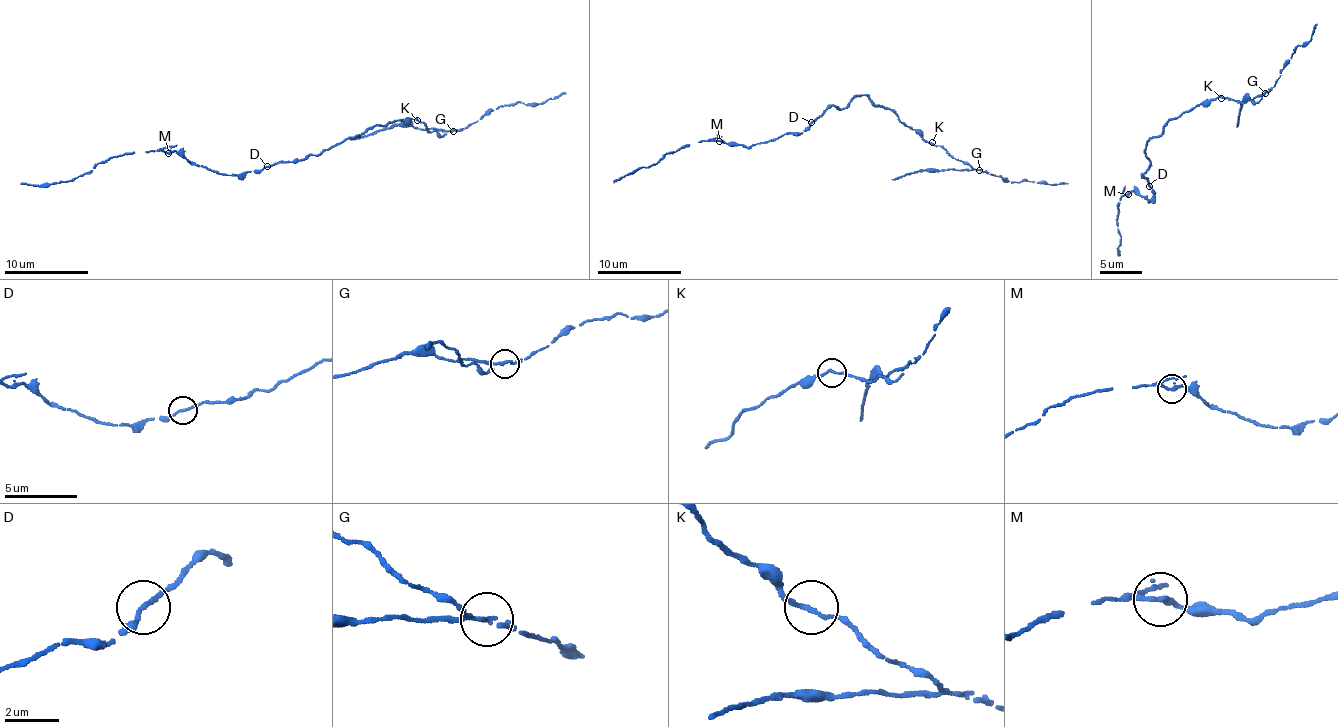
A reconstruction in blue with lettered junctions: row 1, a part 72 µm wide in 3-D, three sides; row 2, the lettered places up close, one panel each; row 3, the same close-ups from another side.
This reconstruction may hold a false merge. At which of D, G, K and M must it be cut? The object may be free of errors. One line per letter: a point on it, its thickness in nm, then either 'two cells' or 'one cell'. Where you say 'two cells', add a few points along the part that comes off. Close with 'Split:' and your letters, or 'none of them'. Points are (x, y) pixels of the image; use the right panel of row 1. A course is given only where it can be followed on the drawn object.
D: at (1149, 186); 140 nm thick; one cell
G: at (1265, 93); 120 nm thick; two cells; foreign part runs (1265, 93), (1241, 102), (1236, 127)
K: at (1221, 98); 140 nm thick; one cell
M: at (1128, 194); 160 nm thick; one cell
Split: G

